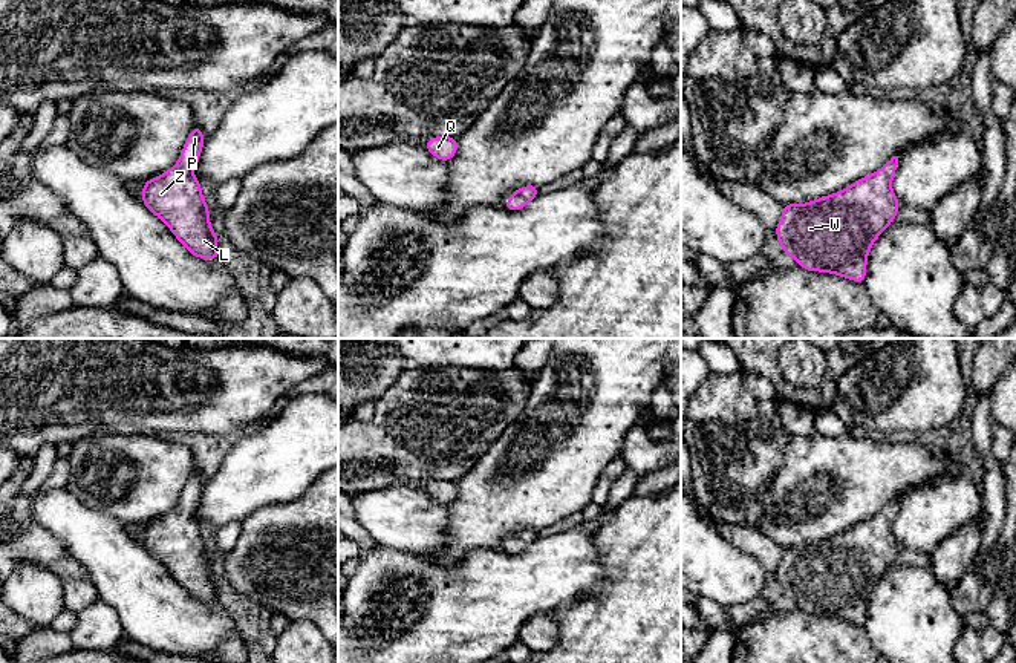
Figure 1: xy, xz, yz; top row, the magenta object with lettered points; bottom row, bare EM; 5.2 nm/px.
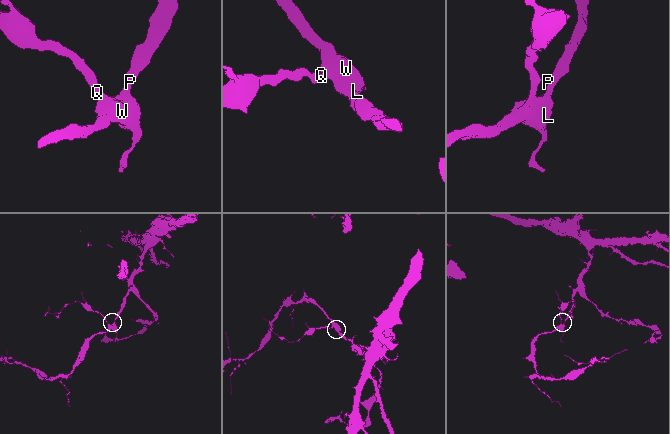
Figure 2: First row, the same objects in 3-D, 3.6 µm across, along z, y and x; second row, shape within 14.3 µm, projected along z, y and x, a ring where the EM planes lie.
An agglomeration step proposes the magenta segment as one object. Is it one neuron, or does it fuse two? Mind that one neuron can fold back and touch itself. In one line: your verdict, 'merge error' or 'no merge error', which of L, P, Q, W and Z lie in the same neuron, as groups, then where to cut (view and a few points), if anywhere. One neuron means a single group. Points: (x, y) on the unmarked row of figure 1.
no merge error; groups L P Q W Z; cut none

